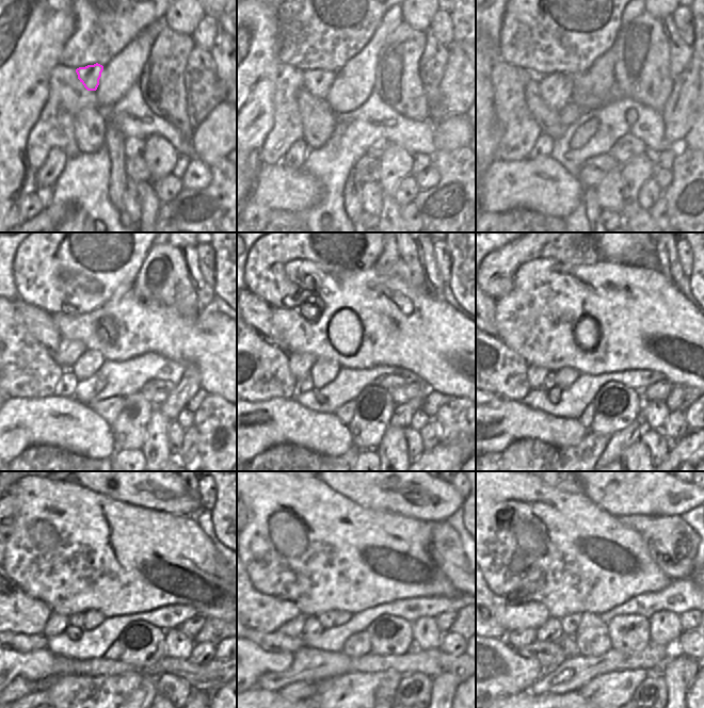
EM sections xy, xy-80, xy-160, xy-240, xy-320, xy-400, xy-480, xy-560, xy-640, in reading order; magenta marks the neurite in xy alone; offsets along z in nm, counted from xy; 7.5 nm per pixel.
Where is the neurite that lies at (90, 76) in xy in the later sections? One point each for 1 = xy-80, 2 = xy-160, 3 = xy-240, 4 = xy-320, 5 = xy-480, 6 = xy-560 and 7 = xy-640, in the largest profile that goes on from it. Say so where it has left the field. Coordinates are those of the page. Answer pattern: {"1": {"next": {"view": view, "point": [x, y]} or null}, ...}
{"1": {"next": {"view": "xy-80", "point": [317, 82]}}, "2": {"next": {"view": "xy-160", "point": [556, 90]}}, "3": {"next": {"view": "xy-240", "point": [69, 351]}}, "4": {"next": {"view": "xy-320", "point": [300, 364]}}, "5": {"next": {"view": "xy-480", "point": [57, 624]}}, "6": {"next": {"view": "xy-560", "point": [293, 628]}}, "7": {"next": {"view": "xy-640", "point": [516, 639]}}}

